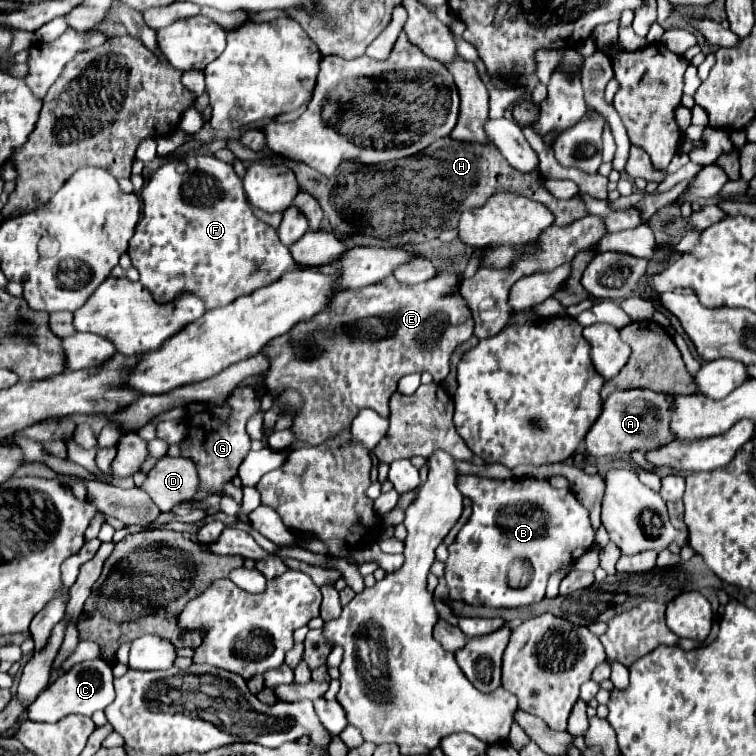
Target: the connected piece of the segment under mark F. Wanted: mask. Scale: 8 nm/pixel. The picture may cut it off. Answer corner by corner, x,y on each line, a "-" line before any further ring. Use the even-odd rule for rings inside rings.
197,156
183,164
169,160
149,176
139,196
143,202
143,216
135,226
127,254
141,274
141,284
149,288
155,302
167,304
183,294
195,294
209,310
233,302
243,294
251,294
293,268
293,258
287,246
279,242
277,232
253,216
251,204
243,192
243,182
237,178
231,164
213,156

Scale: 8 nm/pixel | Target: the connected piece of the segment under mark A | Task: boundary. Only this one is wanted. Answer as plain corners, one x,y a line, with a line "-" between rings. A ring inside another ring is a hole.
635,388
635,390
623,390
613,392
603,406
601,416
591,426
591,430
585,436
585,450
593,458
601,456
615,456
619,452
651,452
659,450
665,444
671,442
671,396
663,392
653,392
647,388

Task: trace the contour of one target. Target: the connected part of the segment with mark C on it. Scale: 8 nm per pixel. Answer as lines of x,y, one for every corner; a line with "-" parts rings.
87,660
81,664
75,664
69,672
61,674
53,684
35,698
35,702
27,708
25,718
31,722
59,722
61,718
69,714
83,714
83,716
93,716
97,710
105,710
111,702
115,700
115,690
113,690
113,674
111,666
103,660

